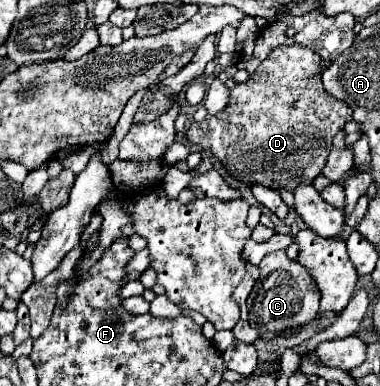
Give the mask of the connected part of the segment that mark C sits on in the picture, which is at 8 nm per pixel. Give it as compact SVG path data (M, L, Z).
M279 250L267 254L261 260L259 268L261 276L247 298L247 308L249 308L249 324L261 330L263 340L271 340L289 328L303 326L313 318L317 318L321 292L317 288L315 278L303 264L299 264L297 260L289 260L287 254Z

